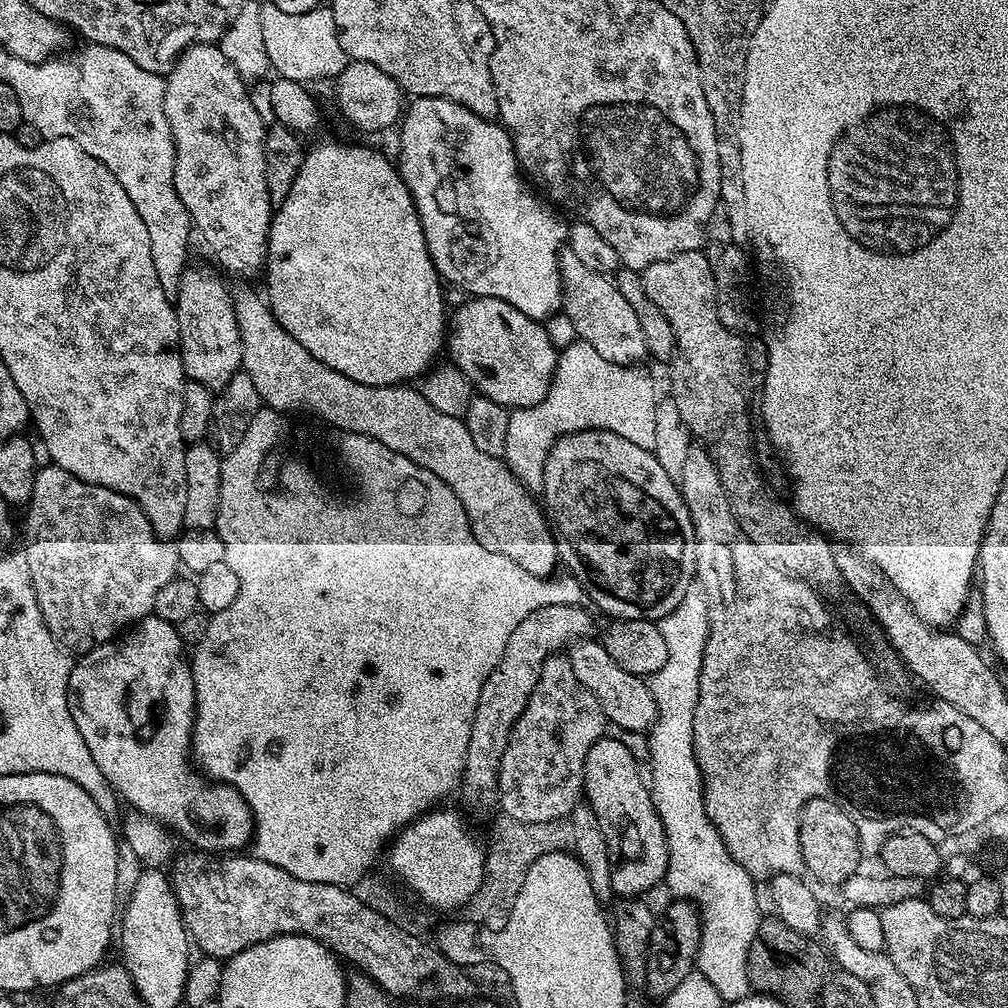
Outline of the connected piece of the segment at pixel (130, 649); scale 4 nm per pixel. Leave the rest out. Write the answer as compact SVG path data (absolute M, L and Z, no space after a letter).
M155 614L146 616L144 619L139 620L137 624L133 624L123 634L107 640L107 642L100 644L97 648L91 648L89 652L83 653L73 663L70 682L68 683L68 709L74 718L74 726L78 726L78 734L82 734L82 742L86 742L86 747L90 749L90 755L94 758L94 763L98 765L98 770L102 770L102 774L108 779L108 784L123 803L125 800L126 803L133 804L136 807L133 809L139 815L151 817L152 820L170 829L177 837L179 837L178 835L185 836L193 844L191 845L193 849L203 850L208 854L232 854L237 850L244 850L249 847L254 831L252 811L247 799L242 794L238 794L238 790L233 788L231 784L221 784L205 778L190 763L190 757L192 756L192 730L197 725L196 695L194 694L194 678L192 677L190 656L187 651L185 653L184 651L186 651L186 645L179 636L177 625L166 622L162 618L155 616Z

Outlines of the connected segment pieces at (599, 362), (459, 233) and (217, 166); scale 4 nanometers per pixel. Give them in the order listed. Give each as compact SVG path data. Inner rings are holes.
M576 338L573 341L573 344L559 349L552 385L546 398L532 407L520 407L509 411L503 457L515 476L526 488L534 492L539 491L544 485L544 464L549 449L559 437L567 433L581 432L587 428L601 428L626 438L626 442L634 442L634 446L639 448L651 450L654 446L654 410L658 393L652 385L651 378L646 373L639 372L639 367L615 364L602 358L602 354L598 354L598 350L594 350L594 346L590 346L585 340Z
M429 96L415 97L407 105L406 111L399 121L399 128L400 160L398 159L398 167L400 177L410 190L412 201L418 210L418 218L422 222L428 253L441 277L447 283L449 280L450 283L457 284L462 291L468 292L464 294L469 297L489 296L490 298L498 298L502 302L510 302L510 306L514 306L514 310L522 310L522 314L526 314L531 320L544 322L547 321L547 316L552 316L555 312L559 313L564 303L564 283L560 277L560 253L566 240L566 224L565 221L560 221L551 212L551 210L553 211L551 207L544 208L545 201L543 199L540 201L528 189L529 181L522 175L520 161L516 159L516 147L512 144L512 136L508 133L507 128L496 120L483 120L478 114L466 110L466 106L462 106L458 102L450 102L446 98L430 98Z
M192 44L185 48L164 81L164 109L176 151L174 190L182 206L186 206L193 229L208 243L213 258L221 264L219 267L236 276L252 276L265 267L268 228L274 215L274 205L266 190L266 123L255 102L248 97L248 90L249 85L216 44Z

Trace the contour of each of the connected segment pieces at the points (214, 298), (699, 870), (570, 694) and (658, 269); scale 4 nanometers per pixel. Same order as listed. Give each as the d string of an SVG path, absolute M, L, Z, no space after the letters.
M185 267L174 297L185 377L213 390L225 388L244 363L236 311L232 305L233 293L230 288L228 292L227 286L220 281L221 273L216 272L208 268Z
M694 582L686 590L686 598L666 614L659 622L662 638L666 638L666 666L658 670L648 680L648 689L656 703L656 723L650 729L648 745L650 758L647 763L652 767L650 791L656 812L666 834L668 843L668 874L666 885L673 897L690 900L700 909L702 935L700 948L696 951L695 971L707 977L710 986L718 990L725 1002L741 1000L753 991L748 977L748 955L754 942L754 934L758 934L758 926L762 919L760 900L756 897L757 881L735 860L726 850L716 827L710 822L704 805L704 779L700 777L700 767L696 761L694 750L695 722L694 710L700 697L700 671L702 658L706 650L708 631L710 630L710 610L708 609L708 589L705 585Z
M554 654L546 658L542 674L538 674L538 682L526 702L526 710L522 710L518 722L514 722L502 754L498 774L499 811L524 823L554 822L571 817L574 806L582 800L584 763L594 742L605 735L604 728L606 721L598 698L594 698L594 694L590 694L590 690L578 682L567 655Z
M697 250L683 252L662 262L654 262L642 273L644 289L650 302L654 302L654 306L658 306L658 310L666 314L670 326L674 326L676 355L670 361L672 367L670 399L674 402L674 406L678 406L678 414L682 414L682 422L686 422L689 432L715 462L720 485L724 487L734 518L740 524L746 538L754 542L758 554L762 554L762 558L766 558L770 566L804 580L810 586L821 588L824 593L842 591L846 585L838 570L838 562L834 562L833 545L815 528L805 524L796 515L791 503L784 501L783 504L780 501L783 499L770 491L760 471L754 447L752 420L748 417L750 393L747 388L740 388L740 344L736 344L736 340L732 340L732 336L728 336L728 332L724 332L724 328L716 324L716 312L712 312L712 293L716 289L712 266L713 261L709 260L703 251Z

